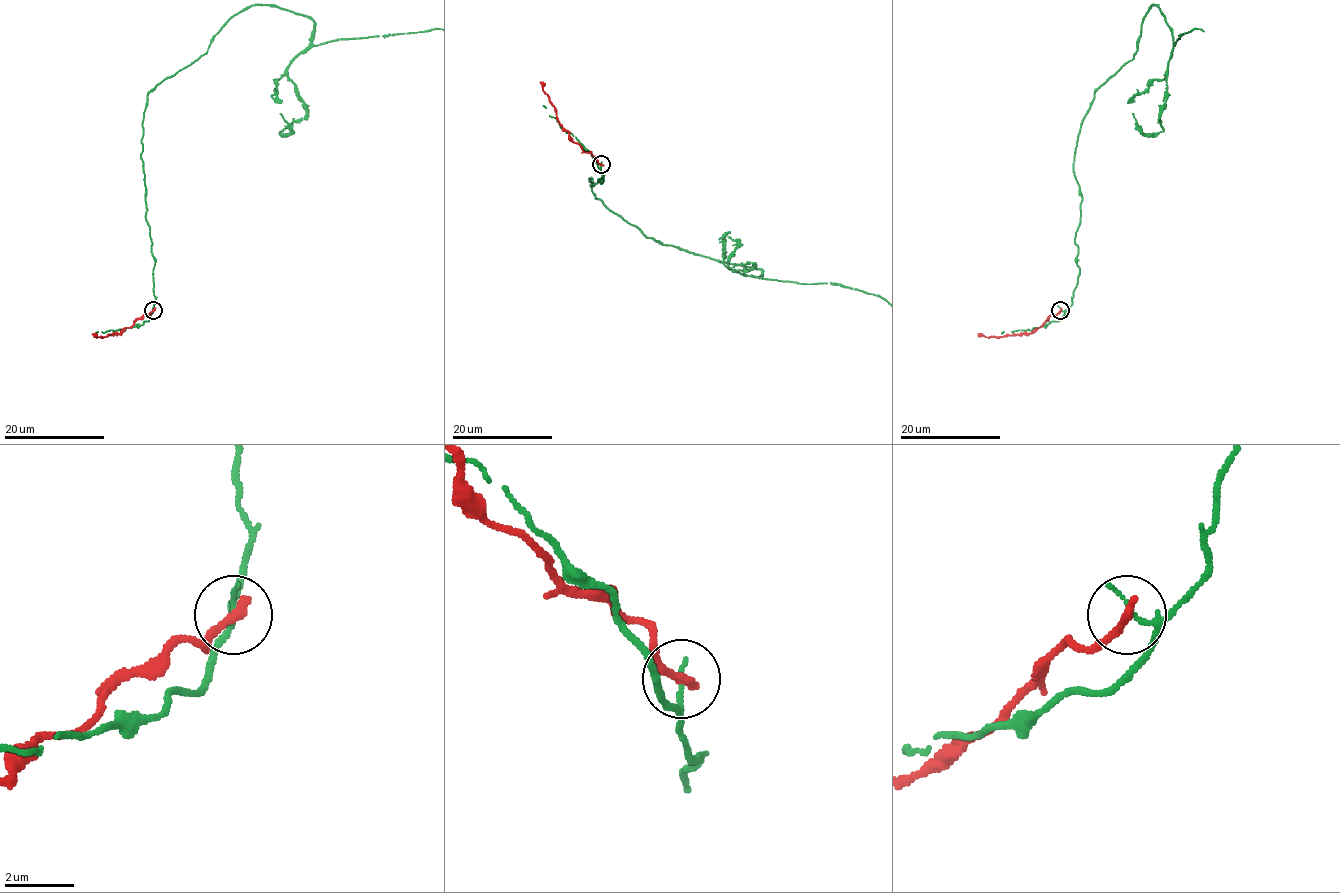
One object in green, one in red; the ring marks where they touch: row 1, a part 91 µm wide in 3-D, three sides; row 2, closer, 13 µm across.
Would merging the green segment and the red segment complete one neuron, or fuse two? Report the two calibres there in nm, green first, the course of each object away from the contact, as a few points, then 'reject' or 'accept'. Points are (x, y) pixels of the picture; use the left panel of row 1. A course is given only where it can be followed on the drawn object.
120/320 nm | green via (152, 310), (146, 98), (241, 12), (307, 15), (322, 44), (433, 29) | red via (152, 310), (120, 334), (96, 337), (92, 334) | reject

